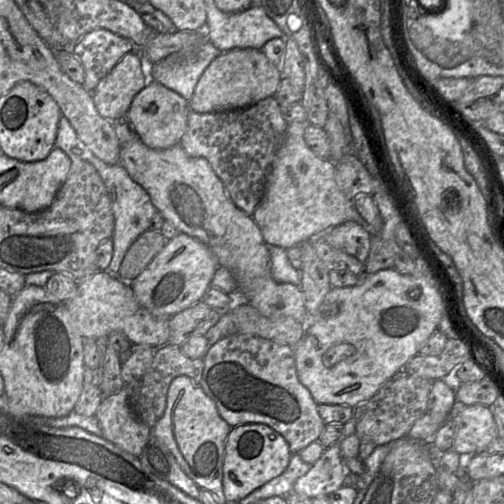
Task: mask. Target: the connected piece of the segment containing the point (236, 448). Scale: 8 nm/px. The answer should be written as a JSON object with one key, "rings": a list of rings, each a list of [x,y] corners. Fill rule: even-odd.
{"rings":[[[251,423],[233,427],[225,445],[223,491],[228,502],[240,503],[252,492],[281,475],[293,454],[282,435],[266,424]]]}

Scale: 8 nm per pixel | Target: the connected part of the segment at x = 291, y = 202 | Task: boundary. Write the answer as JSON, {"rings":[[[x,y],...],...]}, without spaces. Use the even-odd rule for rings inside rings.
{"rings":[[[308,122],[288,123],[285,138],[268,172],[264,195],[252,215],[265,243],[280,246],[286,250],[350,221],[352,210],[356,210],[353,201],[345,196],[336,182],[335,163],[332,160],[320,159],[306,144],[304,131],[308,125],[311,124]]]}

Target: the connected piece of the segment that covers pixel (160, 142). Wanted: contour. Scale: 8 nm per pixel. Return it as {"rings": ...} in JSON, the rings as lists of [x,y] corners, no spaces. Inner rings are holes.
{"rings":[[[149,81],[134,97],[129,110],[128,118],[136,136],[148,147],[166,149],[180,144],[187,129],[189,101],[177,92],[156,81]]]}

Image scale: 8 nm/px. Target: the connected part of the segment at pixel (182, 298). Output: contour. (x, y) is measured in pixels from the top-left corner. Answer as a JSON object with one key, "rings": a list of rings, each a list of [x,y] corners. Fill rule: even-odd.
{"rings":[[[179,232],[166,241],[163,249],[130,285],[144,309],[159,317],[172,317],[202,300],[218,267],[217,258],[204,243]]]}

